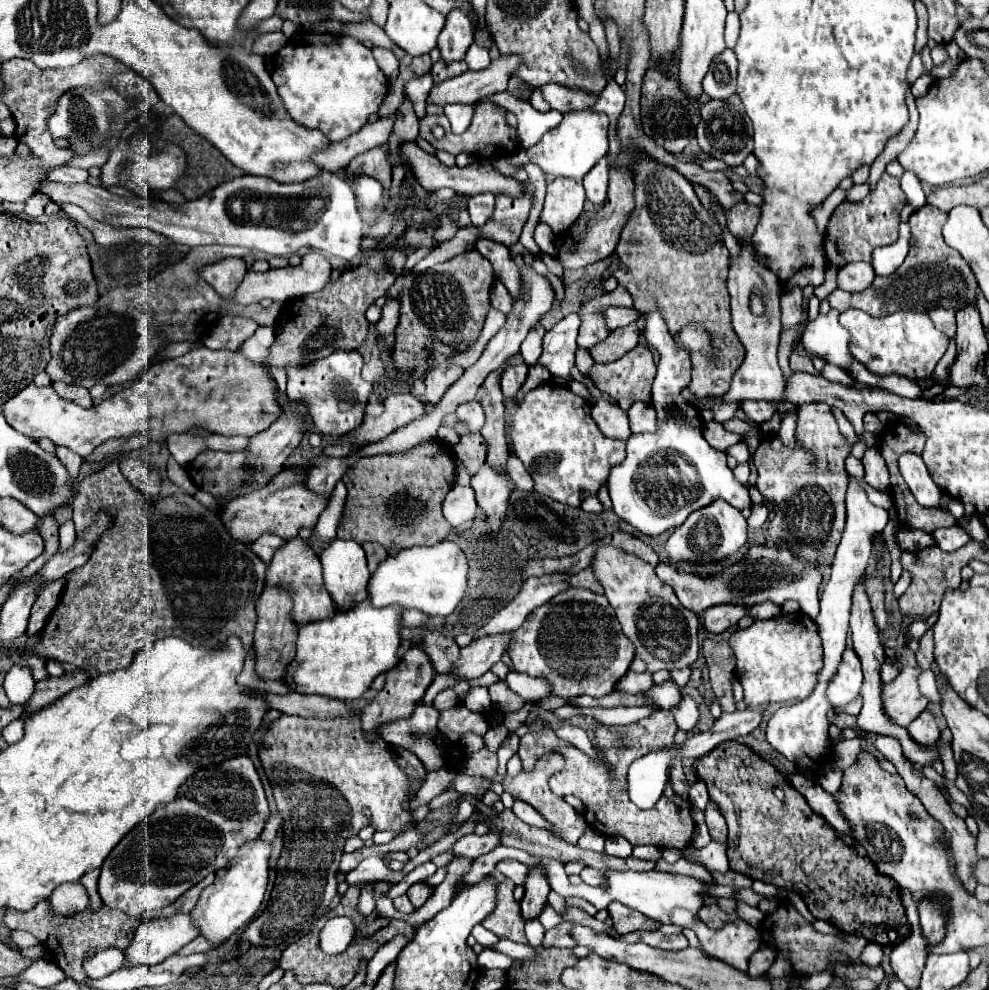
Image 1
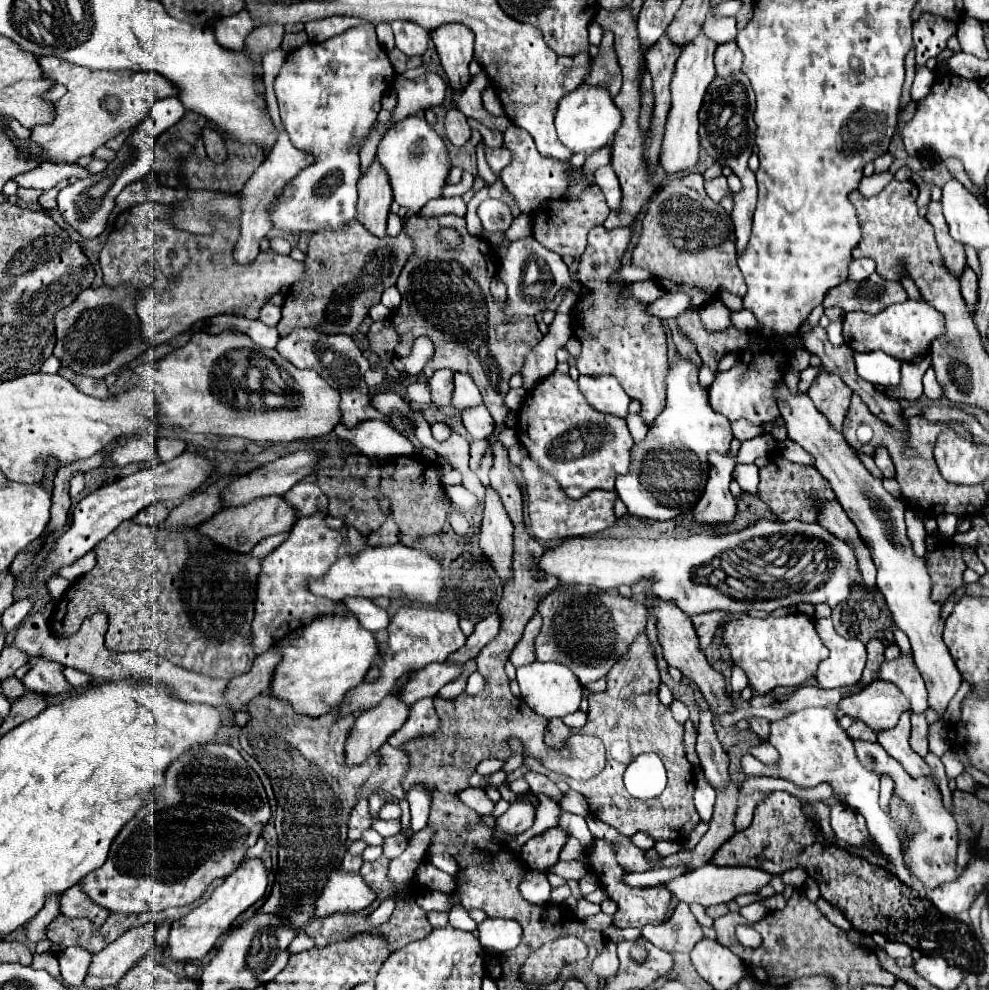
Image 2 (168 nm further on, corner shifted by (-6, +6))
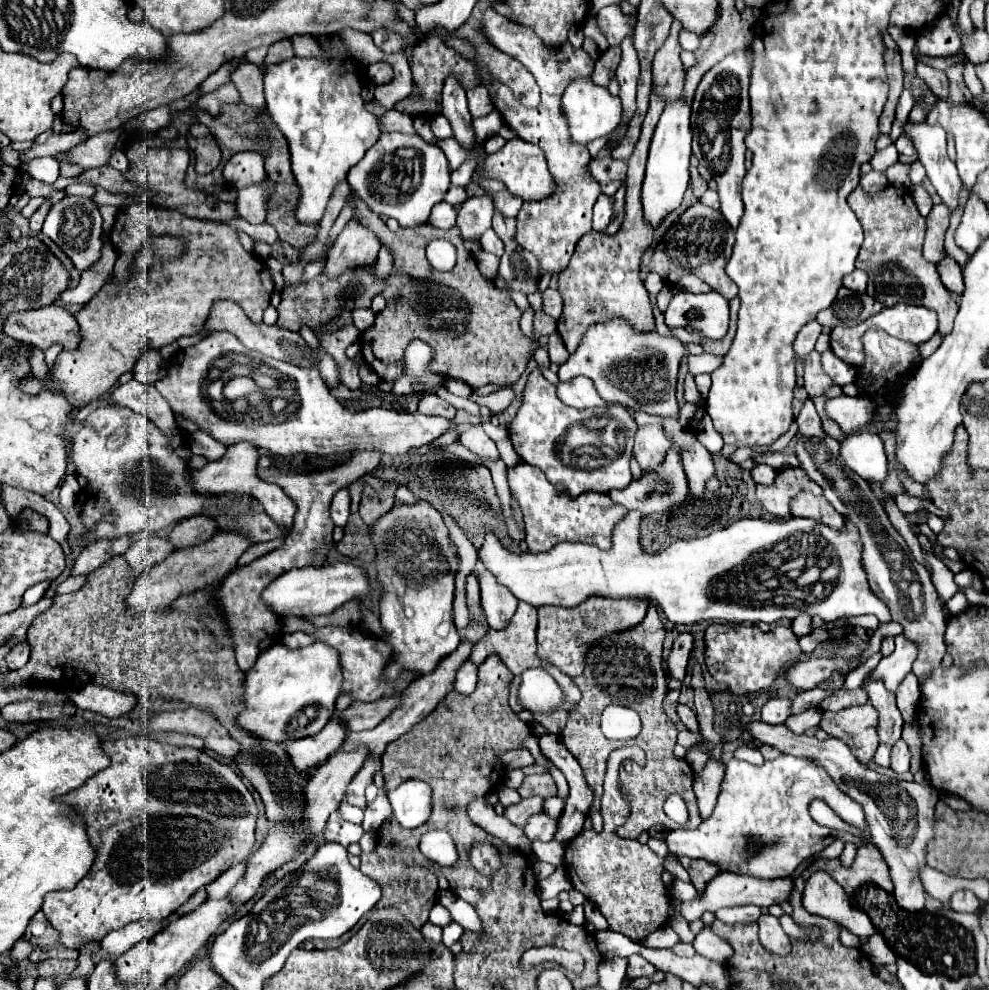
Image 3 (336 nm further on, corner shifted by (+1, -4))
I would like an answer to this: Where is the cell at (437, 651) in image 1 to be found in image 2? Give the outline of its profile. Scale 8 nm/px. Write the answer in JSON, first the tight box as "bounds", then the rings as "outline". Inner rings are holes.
{"bounds":[337,608,465,718],"outline":[[[399,608],[395,616],[389,620],[387,626],[389,642],[387,650],[381,656],[381,674],[371,684],[359,684],[359,688],[351,688],[347,696],[343,698],[337,718],[343,718],[347,714],[359,716],[359,712],[365,712],[373,708],[377,702],[381,702],[397,684],[397,680],[405,674],[411,674],[415,670],[425,668],[433,662],[445,662],[449,654],[459,650],[465,644],[465,634],[459,628],[459,616],[453,610],[437,610],[437,608]]]}

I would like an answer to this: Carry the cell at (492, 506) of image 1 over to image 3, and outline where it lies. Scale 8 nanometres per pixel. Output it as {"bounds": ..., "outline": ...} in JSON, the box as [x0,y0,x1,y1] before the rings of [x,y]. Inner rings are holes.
{"bounds":[476,558,518,630],"outline":[[[480,558],[476,562],[476,574],[482,592],[482,608],[488,616],[488,624],[494,630],[502,630],[504,626],[508,626],[512,614],[516,612],[518,598],[514,598],[514,594],[508,588],[498,584],[496,576],[488,572]]]}

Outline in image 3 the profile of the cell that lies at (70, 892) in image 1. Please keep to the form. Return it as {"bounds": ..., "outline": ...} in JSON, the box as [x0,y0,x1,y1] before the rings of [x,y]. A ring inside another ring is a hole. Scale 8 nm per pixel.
{"bounds":[10,938,32,962],"outline":[[[20,938],[20,940],[18,940],[18,944],[14,944],[14,948],[10,950],[10,954],[12,954],[12,958],[14,958],[16,962],[26,960],[26,958],[32,954],[32,944],[30,944],[30,940]]]}

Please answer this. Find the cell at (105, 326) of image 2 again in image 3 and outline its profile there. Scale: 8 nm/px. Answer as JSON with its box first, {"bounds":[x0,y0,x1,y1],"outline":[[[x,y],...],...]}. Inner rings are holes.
{"bounds":[6,306,82,352],"outline":[[[46,306],[14,314],[6,322],[6,334],[16,340],[26,340],[42,352],[52,344],[62,344],[64,350],[76,350],[82,340],[76,314],[62,306]]]}

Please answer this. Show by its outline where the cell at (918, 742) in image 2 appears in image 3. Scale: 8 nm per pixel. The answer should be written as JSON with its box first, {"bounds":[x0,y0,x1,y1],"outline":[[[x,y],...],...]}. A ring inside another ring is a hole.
{"bounds":[892,738,910,774],"outline":[[[902,738],[892,748],[892,770],[900,772],[900,774],[910,770],[910,748],[908,748],[908,744]]]}

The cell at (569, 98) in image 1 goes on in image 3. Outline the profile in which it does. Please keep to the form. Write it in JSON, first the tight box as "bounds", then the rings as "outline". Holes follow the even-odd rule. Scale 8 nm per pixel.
{"bounds":[592,46,620,88],"outline":[[[618,46],[608,48],[606,52],[602,52],[600,58],[596,60],[592,82],[596,82],[598,86],[604,86],[606,88],[610,84],[610,80],[614,78],[614,72],[618,68],[618,62],[620,62],[620,48]]]}

